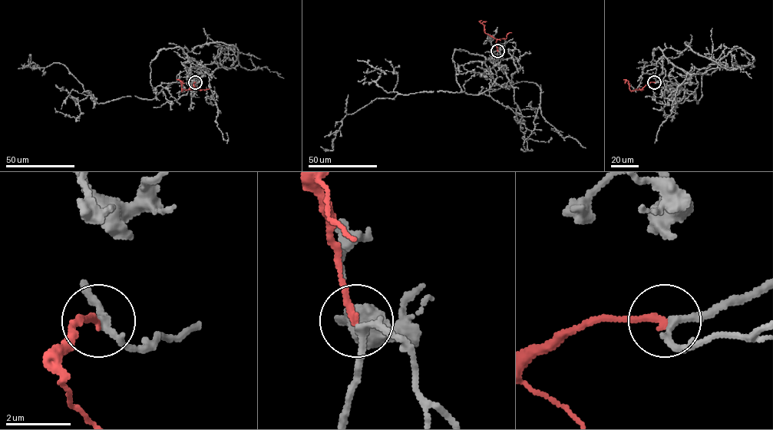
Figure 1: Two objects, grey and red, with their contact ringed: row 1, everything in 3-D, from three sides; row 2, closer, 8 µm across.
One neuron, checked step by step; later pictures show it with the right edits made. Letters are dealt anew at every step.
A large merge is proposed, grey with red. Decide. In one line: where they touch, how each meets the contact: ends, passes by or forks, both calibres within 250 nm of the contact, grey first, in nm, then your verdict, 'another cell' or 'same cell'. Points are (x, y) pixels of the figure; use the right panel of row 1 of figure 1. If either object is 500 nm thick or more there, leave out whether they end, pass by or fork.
place (654, 82); grey passes by; red ends; calibres 200 and 200 nm; same cell

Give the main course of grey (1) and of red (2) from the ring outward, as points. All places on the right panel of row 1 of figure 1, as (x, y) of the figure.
1: (655, 82), (666, 81), (669, 92), (698, 82), (698, 103), (701, 77), (710, 64), (750, 68)
2: (654, 82), (631, 91), (628, 81), (623, 79)

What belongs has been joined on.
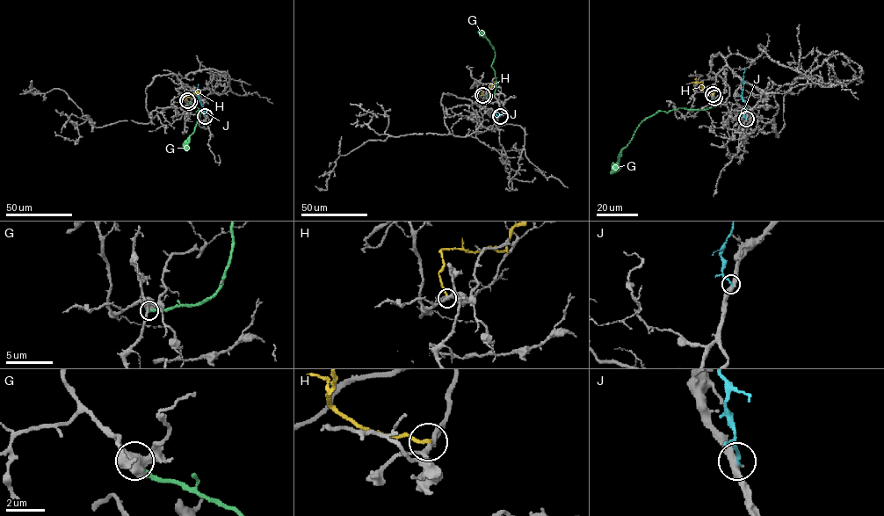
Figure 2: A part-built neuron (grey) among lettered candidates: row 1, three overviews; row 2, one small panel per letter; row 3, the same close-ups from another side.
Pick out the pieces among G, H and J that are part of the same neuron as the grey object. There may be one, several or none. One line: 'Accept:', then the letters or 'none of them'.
Accept: none of them

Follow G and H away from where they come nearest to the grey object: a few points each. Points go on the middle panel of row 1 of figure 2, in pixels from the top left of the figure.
G: (484, 96), (492, 95), (496, 89), (495, 71), (491, 66), (495, 52), (481, 31)
H: (482, 95), (481, 89), (489, 89), (495, 82)

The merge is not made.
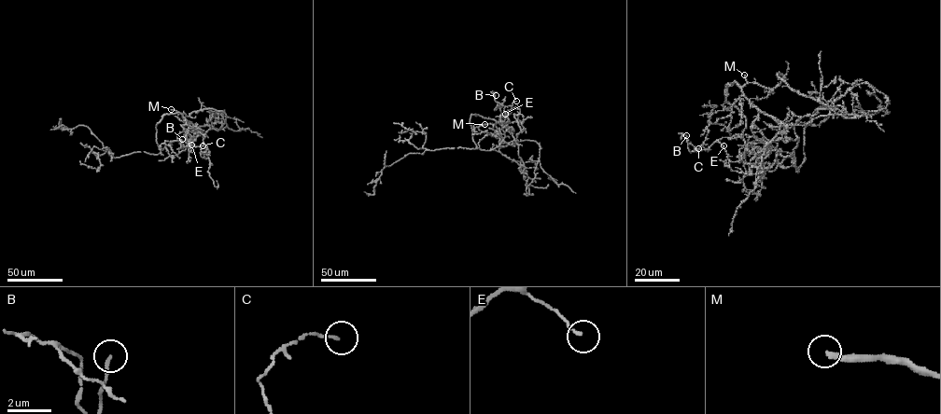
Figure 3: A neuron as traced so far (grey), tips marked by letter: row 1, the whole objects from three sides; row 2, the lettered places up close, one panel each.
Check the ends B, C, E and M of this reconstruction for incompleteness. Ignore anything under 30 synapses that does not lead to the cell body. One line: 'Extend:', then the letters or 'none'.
Extend: M

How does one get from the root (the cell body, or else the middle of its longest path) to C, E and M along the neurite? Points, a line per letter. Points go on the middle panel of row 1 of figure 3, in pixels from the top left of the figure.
C: (490, 148), (498, 147), (505, 136), (502, 129), (507, 125), (502, 122), (504, 107), (512, 106), (516, 101)
E: (490, 148), (498, 147), (505, 136), (502, 129), (507, 125), (502, 122), (504, 111), (505, 114)
M: (490, 148), (503, 140), (502, 128), (512, 128), (509, 131), (497, 122), (484, 124)

